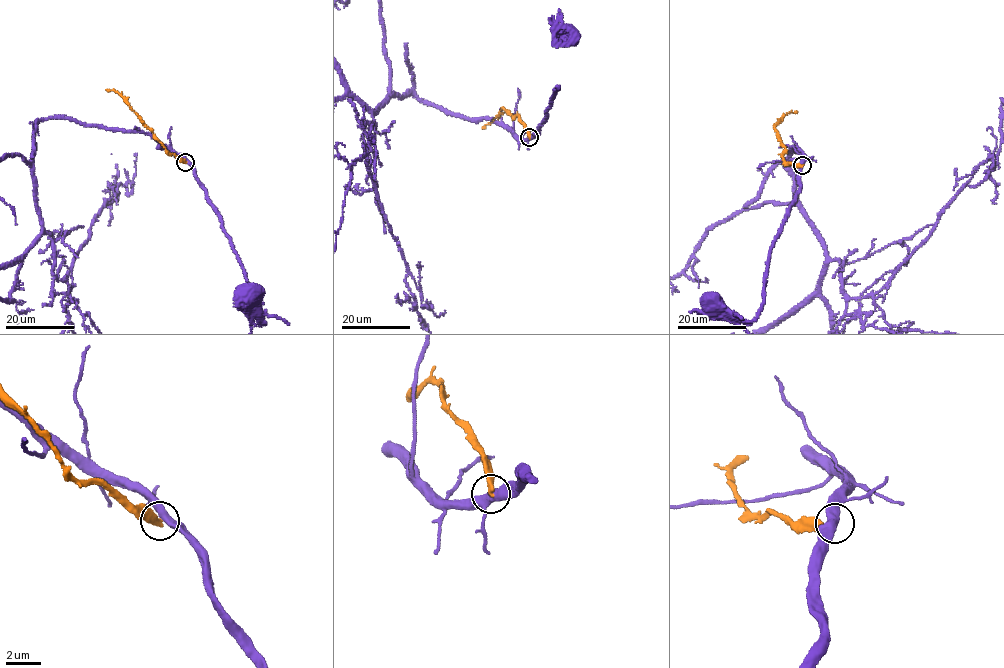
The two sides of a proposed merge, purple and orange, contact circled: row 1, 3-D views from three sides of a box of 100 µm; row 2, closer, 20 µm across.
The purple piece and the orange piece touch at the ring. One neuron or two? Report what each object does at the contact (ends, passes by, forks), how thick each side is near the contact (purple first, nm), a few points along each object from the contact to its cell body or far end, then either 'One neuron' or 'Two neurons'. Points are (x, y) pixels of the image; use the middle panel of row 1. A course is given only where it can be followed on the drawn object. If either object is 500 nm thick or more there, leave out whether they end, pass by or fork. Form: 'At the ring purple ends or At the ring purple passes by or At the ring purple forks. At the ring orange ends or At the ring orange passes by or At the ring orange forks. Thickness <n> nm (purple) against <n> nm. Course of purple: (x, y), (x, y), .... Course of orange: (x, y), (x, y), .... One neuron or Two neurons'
At the ring purple passes by. At the ring orange ends. Thickness 480 nm (purple) against 360 nm. Course of purple: (529, 137), (538, 133), (553, 90), (558, 88), (563, 49), (558, 43), (561, 32). Course of orange: (529, 137), (528, 130), (518, 115), (513, 118), (503, 107), (482, 129). Two neurons

